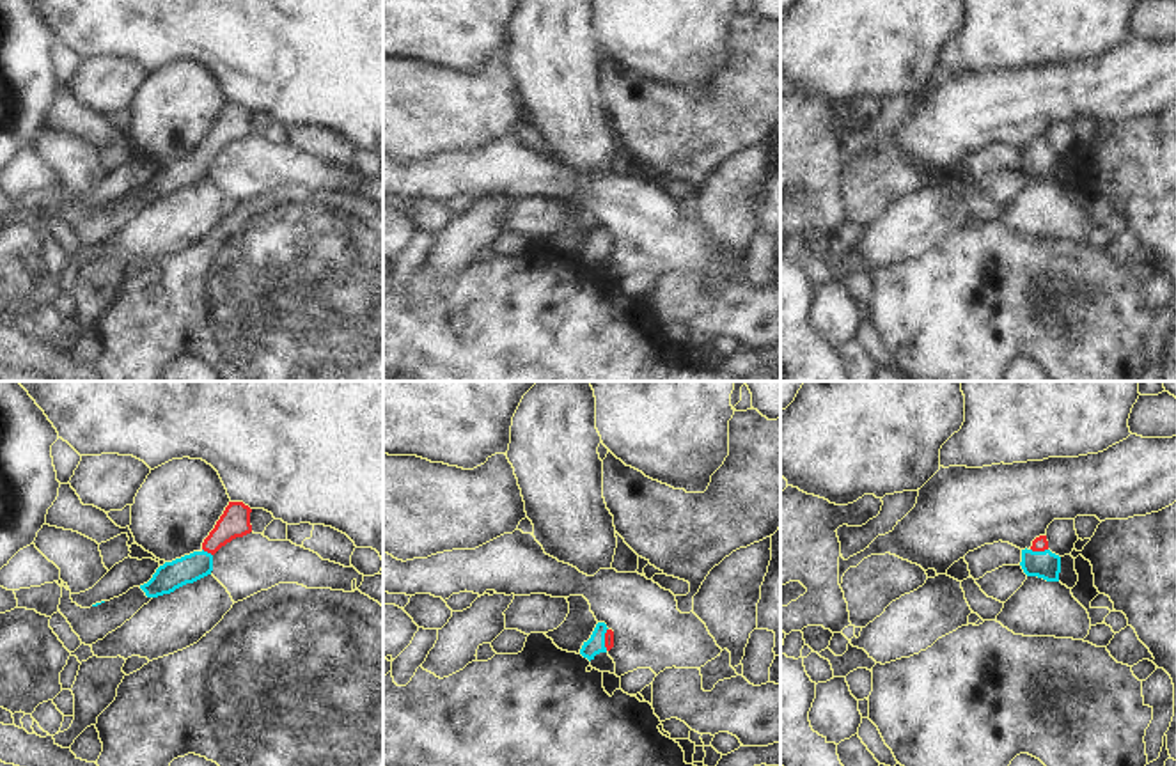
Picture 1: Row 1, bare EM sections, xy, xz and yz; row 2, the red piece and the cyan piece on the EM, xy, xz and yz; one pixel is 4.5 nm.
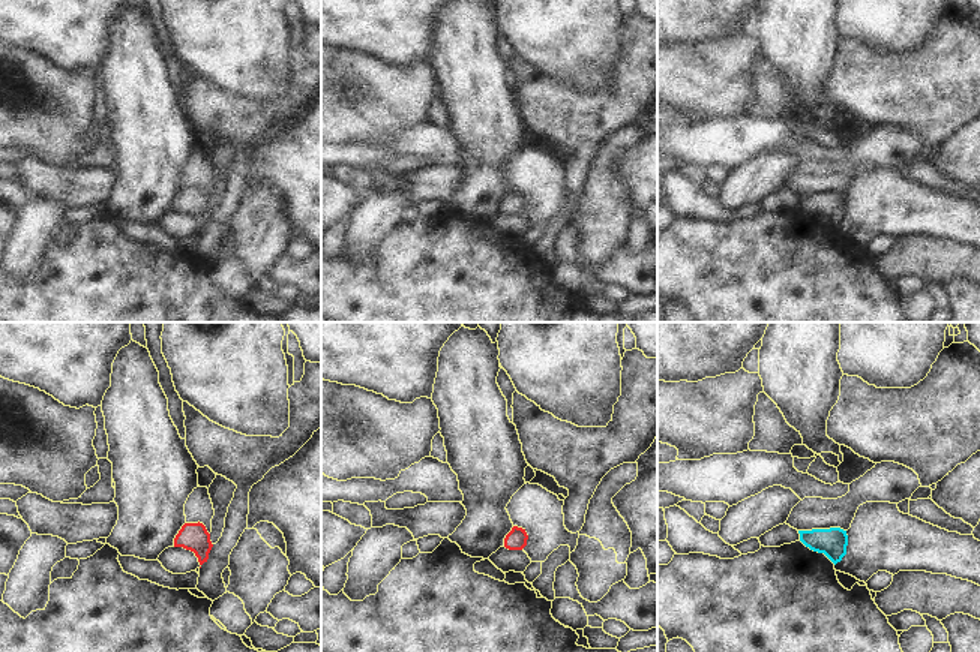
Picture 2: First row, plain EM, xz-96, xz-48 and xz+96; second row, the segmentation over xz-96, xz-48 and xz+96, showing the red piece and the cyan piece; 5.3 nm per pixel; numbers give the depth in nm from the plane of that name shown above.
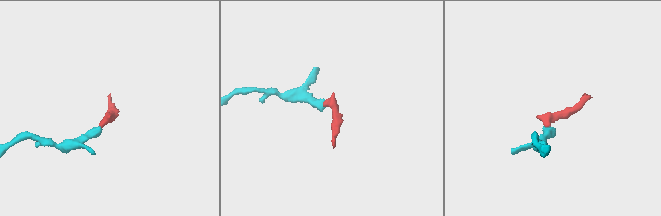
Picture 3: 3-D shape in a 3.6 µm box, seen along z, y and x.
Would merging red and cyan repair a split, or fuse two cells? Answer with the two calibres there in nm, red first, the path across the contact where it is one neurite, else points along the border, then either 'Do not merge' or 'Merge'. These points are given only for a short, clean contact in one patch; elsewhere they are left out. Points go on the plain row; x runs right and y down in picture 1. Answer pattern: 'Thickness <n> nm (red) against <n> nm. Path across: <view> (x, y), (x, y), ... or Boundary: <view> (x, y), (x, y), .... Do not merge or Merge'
Thickness 70 nm (red) against 130 nm. Path across: yz (1040, 146), (1040, 153), (1040, 162), (1045, 167). Merge

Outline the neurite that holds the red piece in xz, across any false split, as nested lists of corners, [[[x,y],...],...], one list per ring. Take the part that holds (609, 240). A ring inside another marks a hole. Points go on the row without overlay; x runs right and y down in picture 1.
[[[598,225],[591,241],[584,245],[580,257],[589,264],[594,262],[596,257],[607,255],[614,250],[614,234],[607,231],[605,225]]]

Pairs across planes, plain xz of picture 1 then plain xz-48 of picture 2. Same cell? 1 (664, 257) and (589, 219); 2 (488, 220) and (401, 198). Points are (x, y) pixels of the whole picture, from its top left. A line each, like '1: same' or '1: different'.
1: different
2: same

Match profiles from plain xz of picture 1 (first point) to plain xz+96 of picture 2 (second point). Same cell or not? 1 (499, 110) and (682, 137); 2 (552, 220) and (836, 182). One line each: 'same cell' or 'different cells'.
1: different cells
2: same cell

